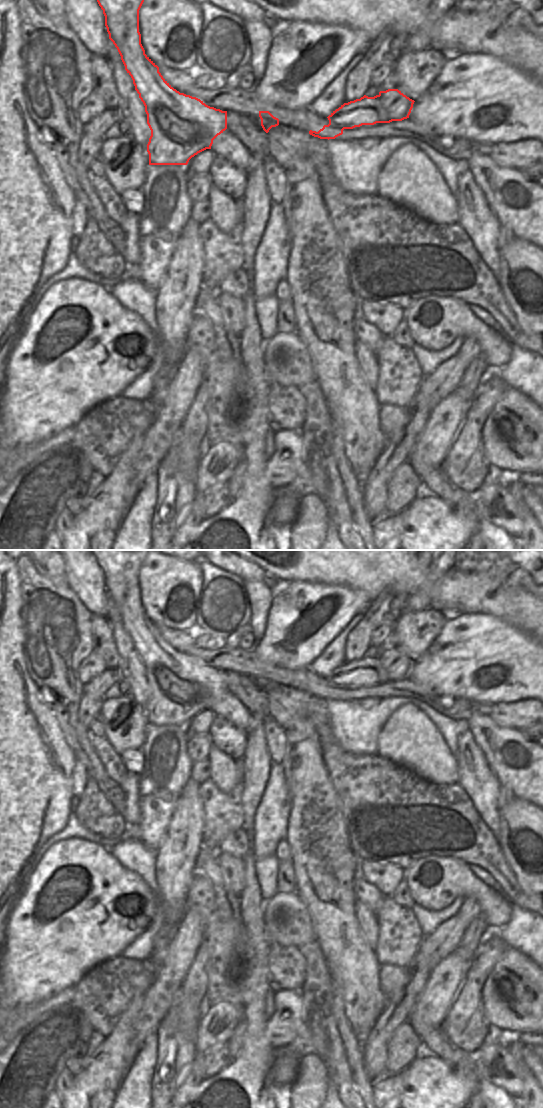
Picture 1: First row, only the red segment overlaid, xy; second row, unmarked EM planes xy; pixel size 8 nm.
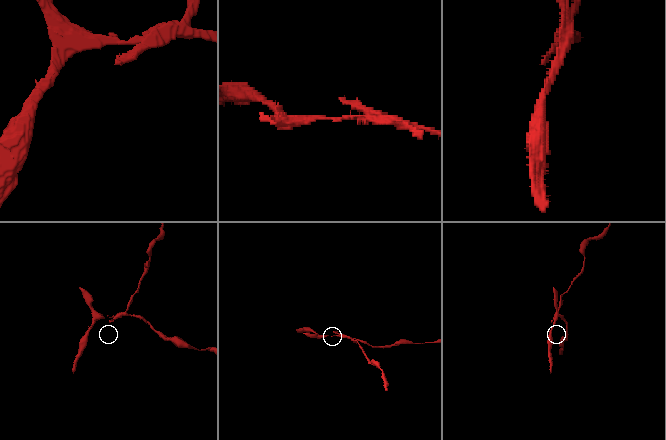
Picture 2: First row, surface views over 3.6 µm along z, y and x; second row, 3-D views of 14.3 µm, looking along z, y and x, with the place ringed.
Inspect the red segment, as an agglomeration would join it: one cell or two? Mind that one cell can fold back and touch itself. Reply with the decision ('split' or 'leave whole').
split

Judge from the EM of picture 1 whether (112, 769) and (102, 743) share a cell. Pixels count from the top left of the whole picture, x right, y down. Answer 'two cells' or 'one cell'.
one cell

